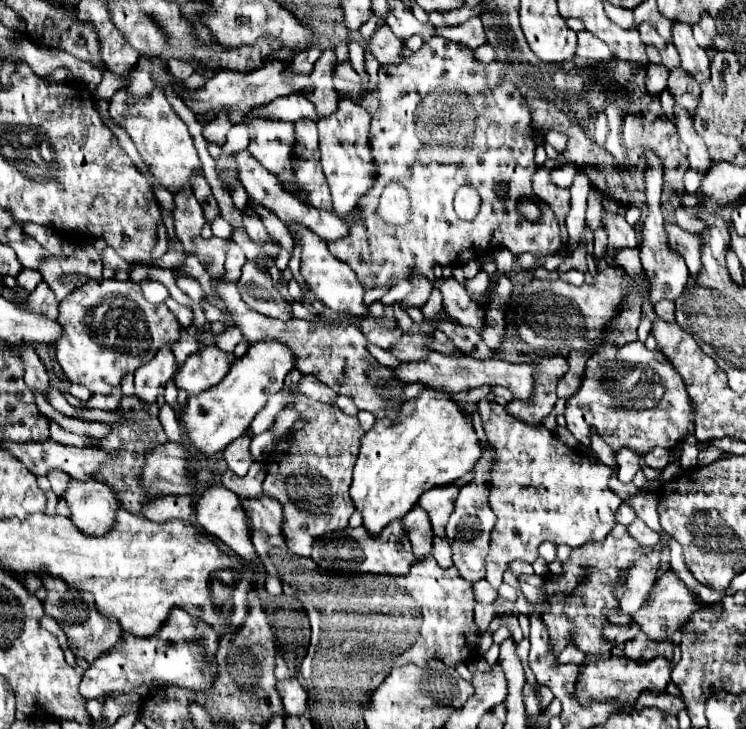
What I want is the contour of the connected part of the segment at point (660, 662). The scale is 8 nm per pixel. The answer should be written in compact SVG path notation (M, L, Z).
M611 657L605 661L591 661L581 669L579 679L579 699L583 705L591 701L617 701L635 705L639 695L649 693L665 693L667 685L671 683L671 663L665 657L655 657L647 663L637 663L627 657Z

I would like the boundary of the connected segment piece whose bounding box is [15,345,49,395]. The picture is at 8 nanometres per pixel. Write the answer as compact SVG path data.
M19 345L15 347L15 351L19 351L23 355L23 365L25 365L25 383L29 385L31 391L39 391L41 395L47 395L47 387L49 387L49 373L45 369L45 365L41 363L41 359L37 357L35 349L29 345Z

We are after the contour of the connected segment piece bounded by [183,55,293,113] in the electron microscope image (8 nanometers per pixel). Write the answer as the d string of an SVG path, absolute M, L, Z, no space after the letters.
M291 55L279 57L269 61L265 67L253 73L237 73L237 71L219 71L217 75L209 77L201 89L197 89L193 95L185 93L183 103L193 111L193 113L207 113L207 111L223 111L223 107L243 107L243 111L251 111L257 105L271 103L277 97L285 97L293 93L293 85L283 81L283 73L291 67Z

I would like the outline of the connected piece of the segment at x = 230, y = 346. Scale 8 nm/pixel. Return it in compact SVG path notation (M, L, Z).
M229 327L229 329L225 329L221 335L217 335L215 345L217 345L219 349L231 353L241 341L245 341L245 339L243 339L243 335L239 335L239 329L237 329L237 327Z

